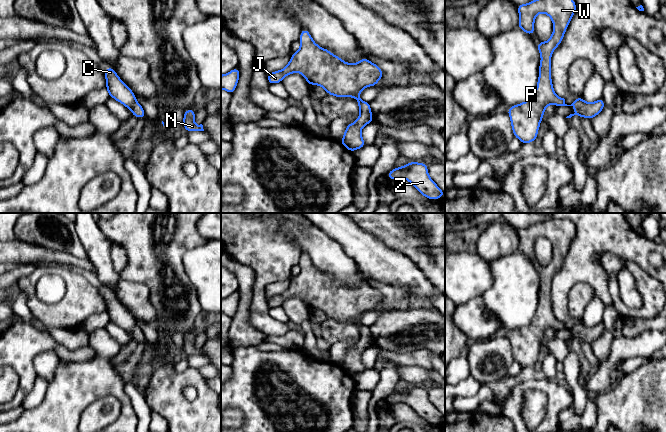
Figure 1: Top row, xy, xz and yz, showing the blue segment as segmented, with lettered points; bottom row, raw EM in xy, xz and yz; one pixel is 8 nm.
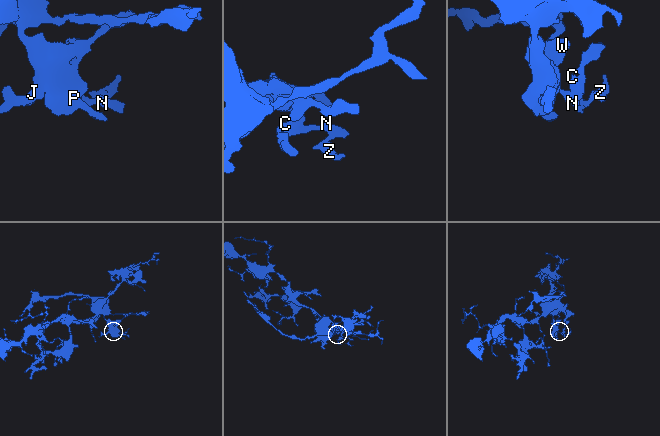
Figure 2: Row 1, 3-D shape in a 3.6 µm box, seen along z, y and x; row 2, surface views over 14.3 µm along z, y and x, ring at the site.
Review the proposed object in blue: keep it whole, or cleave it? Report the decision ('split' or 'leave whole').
leave whole

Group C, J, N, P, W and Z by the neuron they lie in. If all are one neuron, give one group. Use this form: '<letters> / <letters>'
C J N P W Z

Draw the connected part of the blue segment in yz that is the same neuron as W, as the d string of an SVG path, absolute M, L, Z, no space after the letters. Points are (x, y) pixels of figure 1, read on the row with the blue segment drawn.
M533 0L527 4L519 4L517 5L517 9L519 12L519 21L518 27L526 32L529 35L535 33L534 21L536 19L536 15L539 13L547 14L551 19L554 25L554 30L550 39L547 42L538 42L537 48L539 50L541 56L541 62L539 65L539 78L537 81L537 88L533 95L523 103L519 103L515 106L510 106L507 113L511 119L511 127L513 129L514 137L518 138L522 145L526 143L534 142L537 138L537 134L539 131L539 126L542 118L544 117L545 108L549 105L555 106L573 106L575 109L574 114L570 114L566 118L571 118L574 115L593 119L596 115L598 115L605 107L605 103L603 98L595 102L584 102L583 97L580 96L576 98L571 105L567 105L565 103L565 99L556 95L553 90L553 84L551 80L551 55L555 48L557 48L562 39L564 38L565 31L569 25L570 20L576 12L576 3L574 0Z

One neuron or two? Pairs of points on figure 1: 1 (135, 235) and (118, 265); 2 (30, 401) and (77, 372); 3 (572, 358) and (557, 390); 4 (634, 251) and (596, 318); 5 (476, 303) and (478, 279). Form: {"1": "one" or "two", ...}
{"1": "two", "2": "two", "3": "two", "4": "two", "5": "two"}

